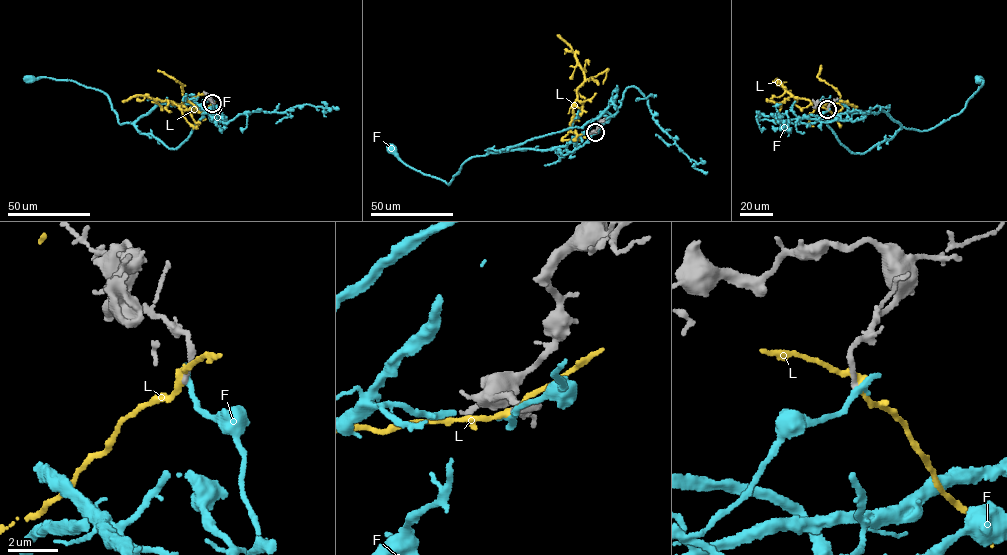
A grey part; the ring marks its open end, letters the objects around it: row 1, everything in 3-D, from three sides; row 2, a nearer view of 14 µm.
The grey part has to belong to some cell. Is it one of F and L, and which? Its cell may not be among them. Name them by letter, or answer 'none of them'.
none of them

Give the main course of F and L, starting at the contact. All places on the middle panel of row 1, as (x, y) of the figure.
F: (595, 133), (598, 129), (565, 154), (559, 151), (566, 145), (475, 156), (448, 184), (406, 165), (392, 149)
L: (595, 132), (579, 135), (571, 132), (573, 104), (577, 88), (584, 81), (584, 71), (572, 49), (556, 35)

